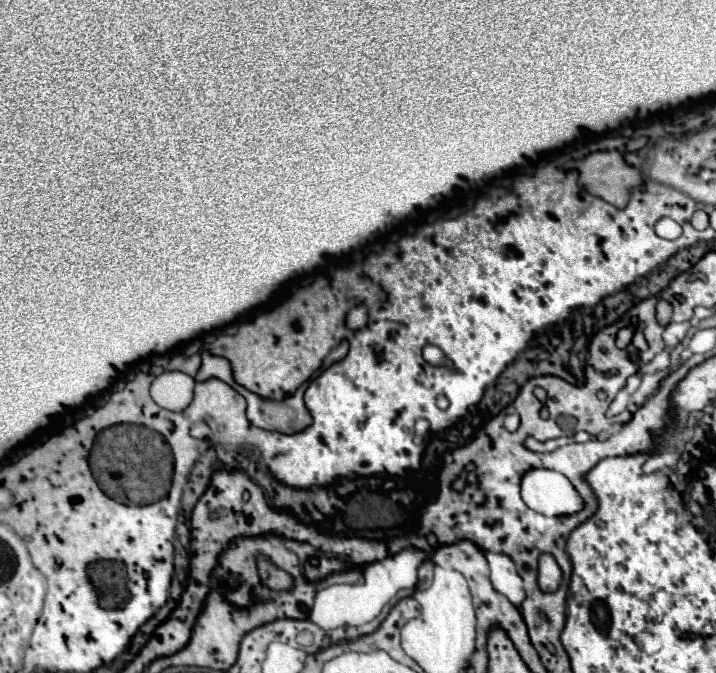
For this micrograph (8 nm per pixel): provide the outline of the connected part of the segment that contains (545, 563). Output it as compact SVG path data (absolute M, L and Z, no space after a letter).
M551 554L539 556L539 588L543 592L555 592L561 582L561 568Z

